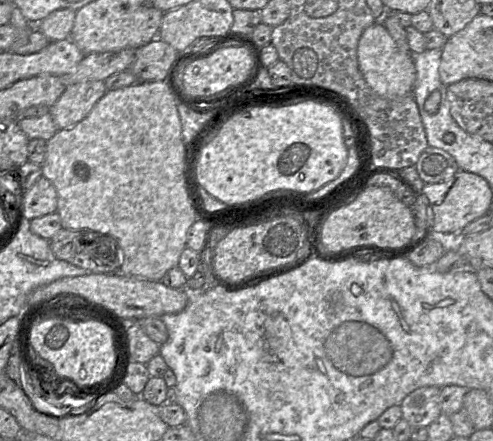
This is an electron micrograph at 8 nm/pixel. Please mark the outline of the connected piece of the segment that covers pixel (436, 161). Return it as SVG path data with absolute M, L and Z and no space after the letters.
M430 146L421 153L415 166L425 184L450 180L459 170L455 159L449 153Z

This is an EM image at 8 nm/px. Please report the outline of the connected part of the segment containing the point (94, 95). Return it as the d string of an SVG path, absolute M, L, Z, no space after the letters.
M104 80L71 84L50 107L49 113L58 129L70 128L82 121L106 92Z

